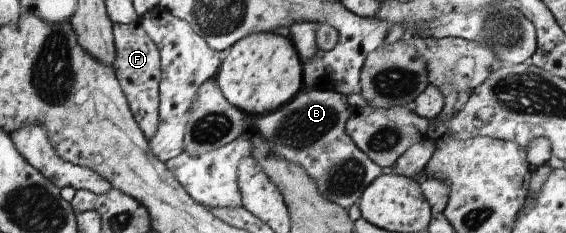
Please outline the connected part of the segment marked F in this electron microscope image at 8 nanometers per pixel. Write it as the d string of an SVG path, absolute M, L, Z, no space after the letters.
M140 21L132 23L115 24L116 62L114 68L116 76L120 81L121 88L124 89L128 103L132 112L139 122L144 135L149 141L156 135L160 121L159 107L160 96L158 84L162 75L160 54L158 46L149 38L143 30Z

